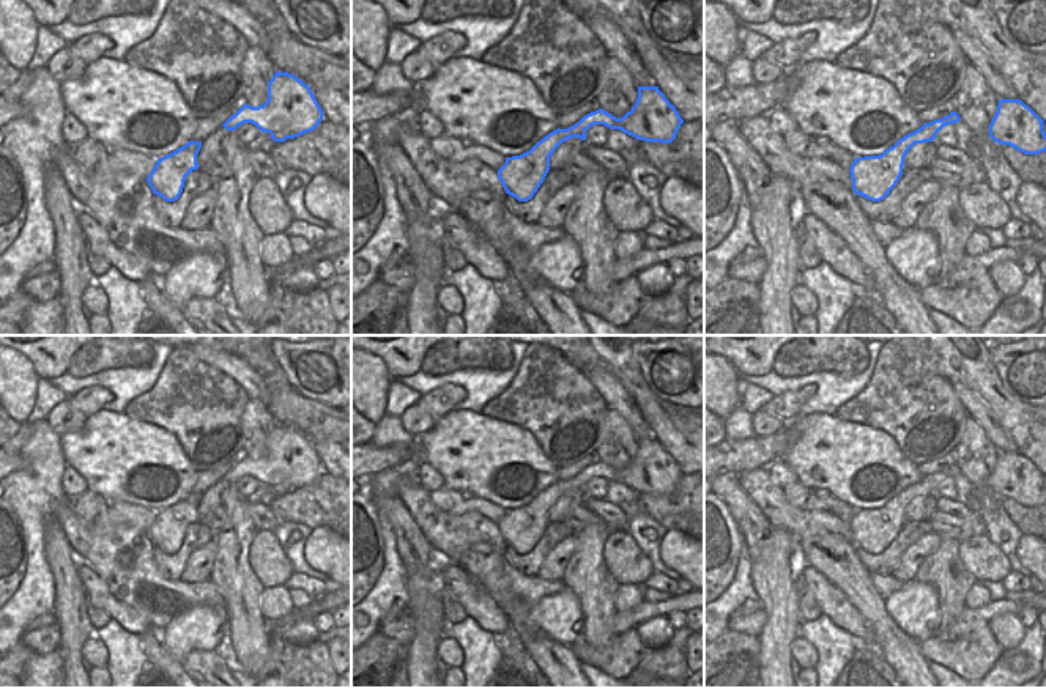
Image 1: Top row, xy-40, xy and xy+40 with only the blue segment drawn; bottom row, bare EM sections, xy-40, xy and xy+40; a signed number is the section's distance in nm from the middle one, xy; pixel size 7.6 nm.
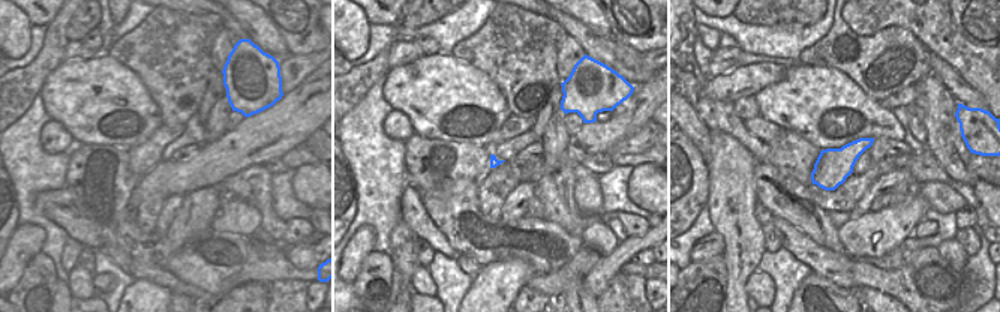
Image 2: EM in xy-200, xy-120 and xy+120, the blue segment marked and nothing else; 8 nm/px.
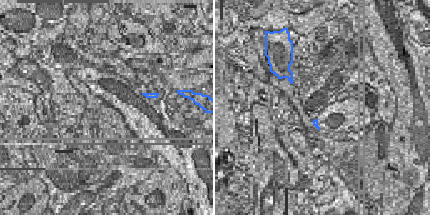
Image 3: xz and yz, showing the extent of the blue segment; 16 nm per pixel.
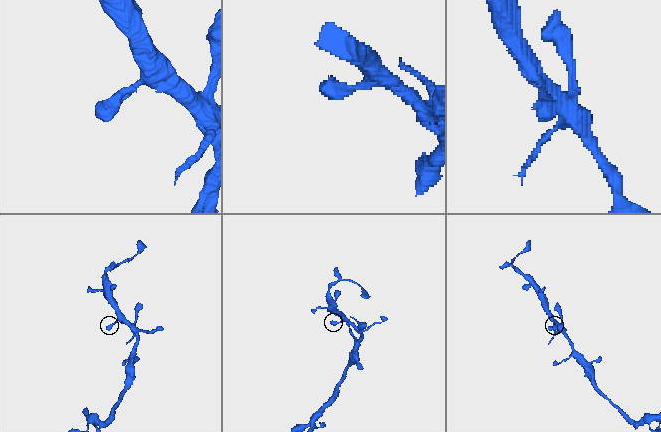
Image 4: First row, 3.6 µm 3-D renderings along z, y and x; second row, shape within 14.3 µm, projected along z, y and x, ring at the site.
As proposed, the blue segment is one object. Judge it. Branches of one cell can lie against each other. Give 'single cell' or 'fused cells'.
single cell

